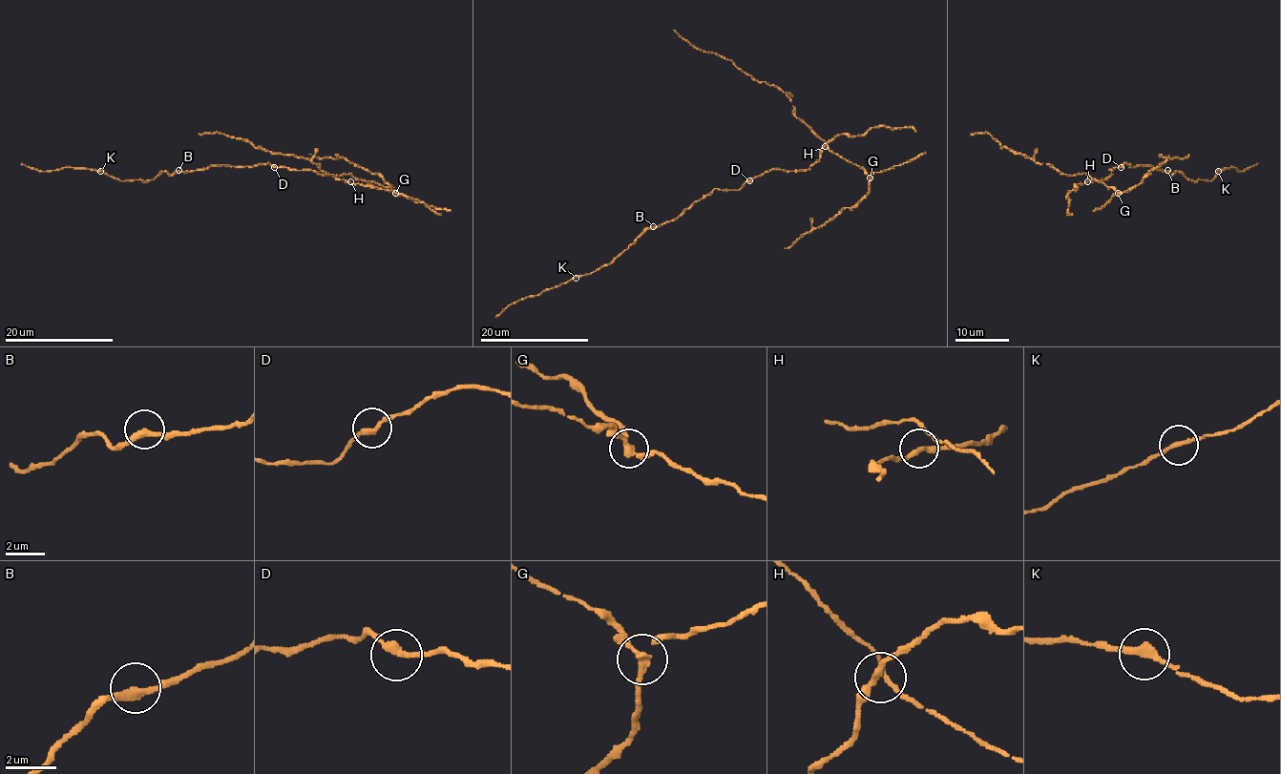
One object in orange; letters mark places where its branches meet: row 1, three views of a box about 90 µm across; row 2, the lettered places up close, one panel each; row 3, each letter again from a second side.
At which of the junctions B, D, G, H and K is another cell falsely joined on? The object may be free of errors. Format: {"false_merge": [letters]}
{"false_merge": []}

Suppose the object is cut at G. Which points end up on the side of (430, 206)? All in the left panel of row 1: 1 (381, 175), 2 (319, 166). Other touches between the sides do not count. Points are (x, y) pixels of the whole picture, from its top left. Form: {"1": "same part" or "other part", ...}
{"1": "other part", "2": "same part"}

